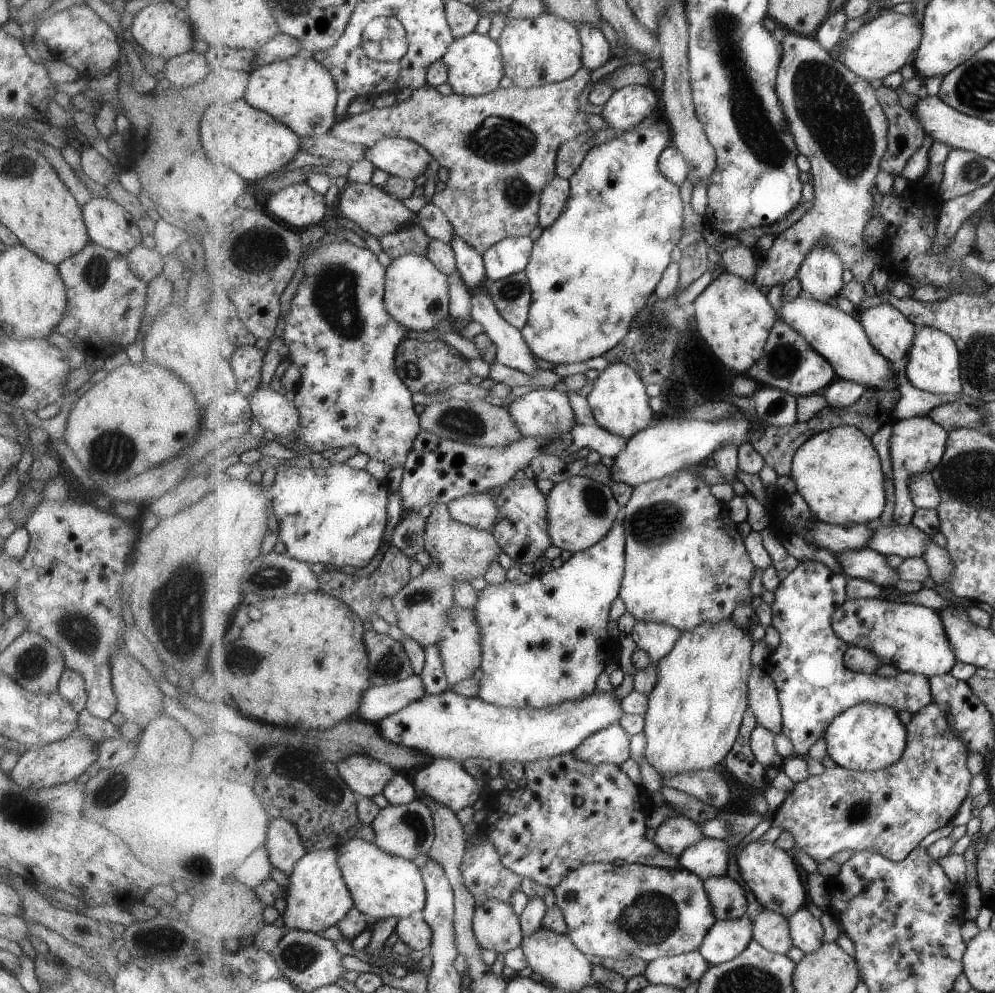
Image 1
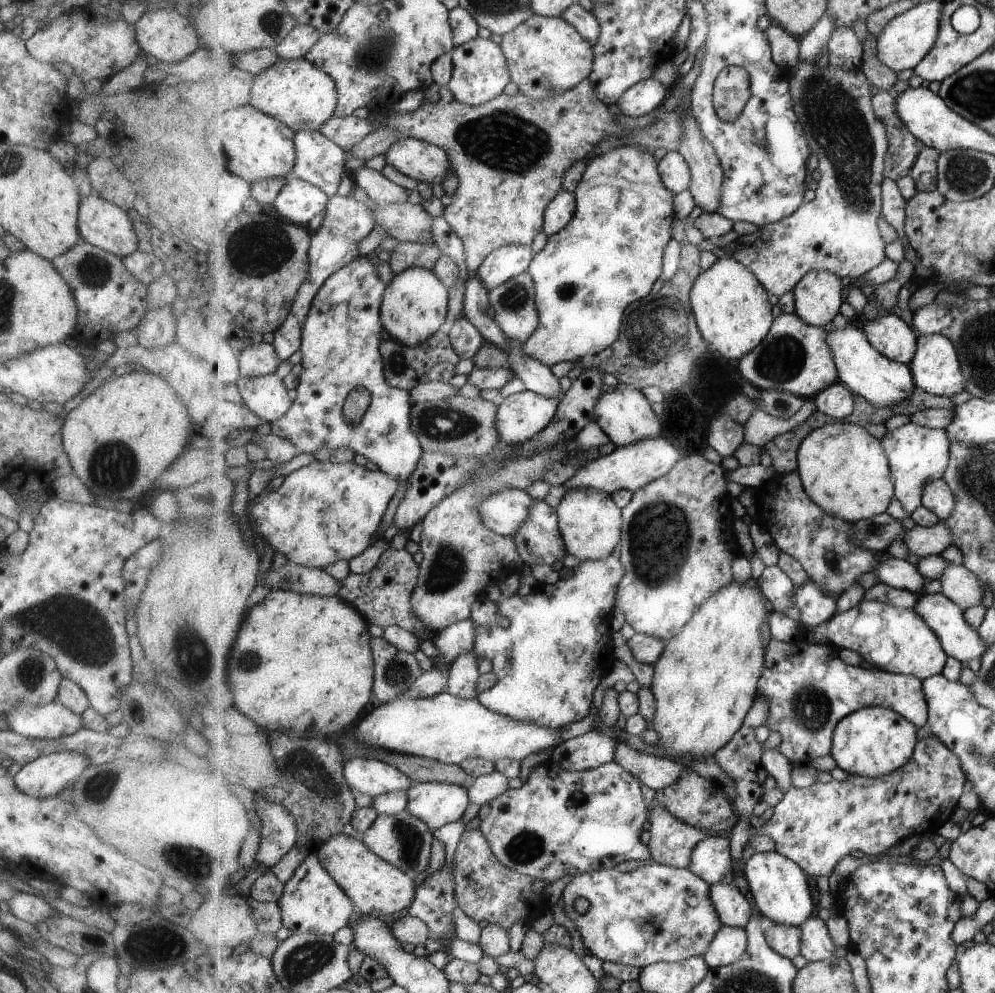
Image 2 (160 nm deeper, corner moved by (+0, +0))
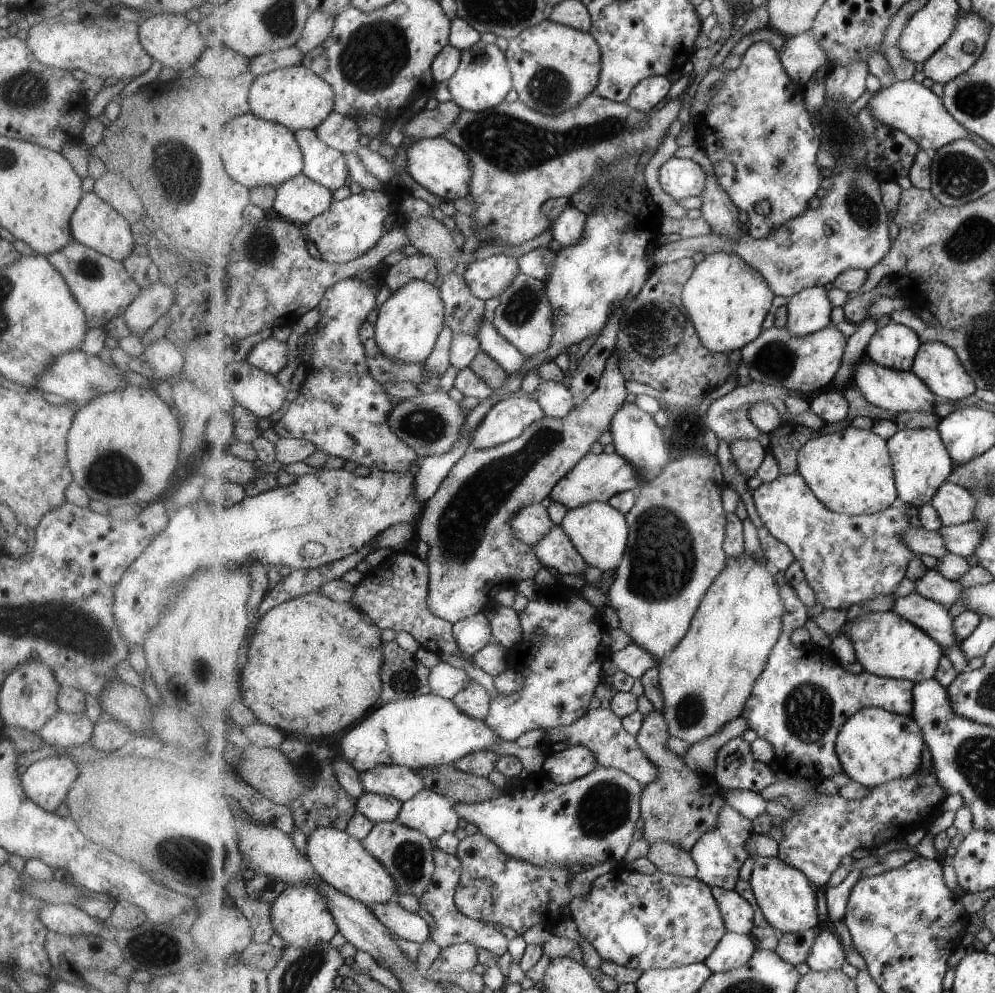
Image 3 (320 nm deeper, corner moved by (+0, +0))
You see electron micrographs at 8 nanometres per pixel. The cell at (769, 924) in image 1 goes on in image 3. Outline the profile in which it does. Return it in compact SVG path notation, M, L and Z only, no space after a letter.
M809 929L803 933L784 933L780 938L776 952L787 962L797 964L805 963L812 952L818 929Z

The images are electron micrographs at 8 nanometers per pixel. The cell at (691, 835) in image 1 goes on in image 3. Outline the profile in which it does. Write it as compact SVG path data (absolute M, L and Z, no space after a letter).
M661 841L650 846L647 858L663 873L695 878L699 872L691 851L669 841Z

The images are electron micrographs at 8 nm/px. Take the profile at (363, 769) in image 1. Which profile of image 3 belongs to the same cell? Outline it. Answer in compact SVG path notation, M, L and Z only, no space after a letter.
M379 765L360 775L365 791L395 797L403 802L415 798L426 788L420 772L403 765Z

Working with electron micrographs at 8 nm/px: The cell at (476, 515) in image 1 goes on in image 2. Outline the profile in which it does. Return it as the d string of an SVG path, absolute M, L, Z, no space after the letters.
M506 488L486 497L478 509L491 530L512 536L527 522L533 505L534 499L526 491Z

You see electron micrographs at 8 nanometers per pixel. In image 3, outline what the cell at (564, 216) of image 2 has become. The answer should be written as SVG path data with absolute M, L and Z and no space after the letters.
M569 202L551 226L553 238L563 247L575 246L585 236L587 222L588 216Z

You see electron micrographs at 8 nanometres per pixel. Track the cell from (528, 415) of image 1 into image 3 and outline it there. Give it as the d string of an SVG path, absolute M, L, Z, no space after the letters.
M522 396L499 401L491 407L486 419L481 421L467 448L474 451L501 446L521 436L523 430L545 416L537 400Z

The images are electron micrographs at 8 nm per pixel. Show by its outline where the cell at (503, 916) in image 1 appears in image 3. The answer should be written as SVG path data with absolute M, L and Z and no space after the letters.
M436 845L433 854L436 860L436 872L432 884L428 886L423 897L419 900L421 907L426 908L435 917L435 926L431 927L431 938L441 949L456 943L470 943L487 949L494 954L494 959L503 956L509 950L509 938L495 926L494 922L485 922L471 918L457 908L457 889L460 888L464 866L457 855L447 854Z

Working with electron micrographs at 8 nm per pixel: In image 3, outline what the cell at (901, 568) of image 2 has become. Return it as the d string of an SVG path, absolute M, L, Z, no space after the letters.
M928 569L915 583L915 591L924 597L944 604L951 608L958 603L962 592L966 588L957 581L945 578L938 570Z

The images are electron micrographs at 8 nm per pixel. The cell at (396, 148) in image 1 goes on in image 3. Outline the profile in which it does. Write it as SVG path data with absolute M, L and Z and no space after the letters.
M444 136L417 141L408 154L408 170L415 181L443 200L453 202L471 196L470 183L474 170L470 166L469 155L457 143Z

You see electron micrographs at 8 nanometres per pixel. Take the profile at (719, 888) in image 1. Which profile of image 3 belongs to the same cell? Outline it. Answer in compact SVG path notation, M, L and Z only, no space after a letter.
M714 887L712 893L724 914L728 930L749 935L756 925L754 906L737 889Z

